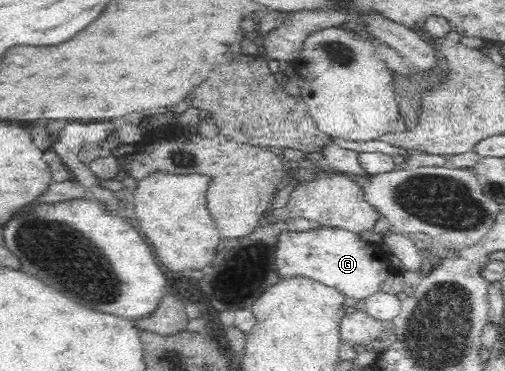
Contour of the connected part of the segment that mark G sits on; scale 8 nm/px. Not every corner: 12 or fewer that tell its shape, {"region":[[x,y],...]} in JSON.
{"region":[[329,226],[281,233],[282,278],[356,300],[394,271],[377,239]]}

